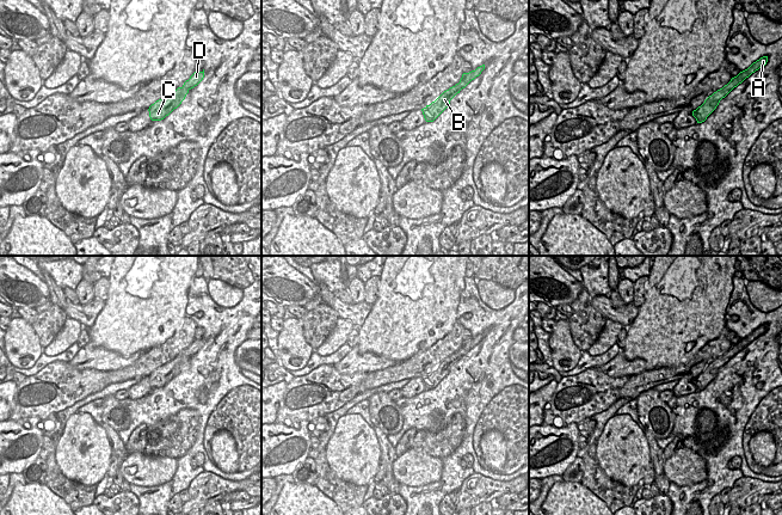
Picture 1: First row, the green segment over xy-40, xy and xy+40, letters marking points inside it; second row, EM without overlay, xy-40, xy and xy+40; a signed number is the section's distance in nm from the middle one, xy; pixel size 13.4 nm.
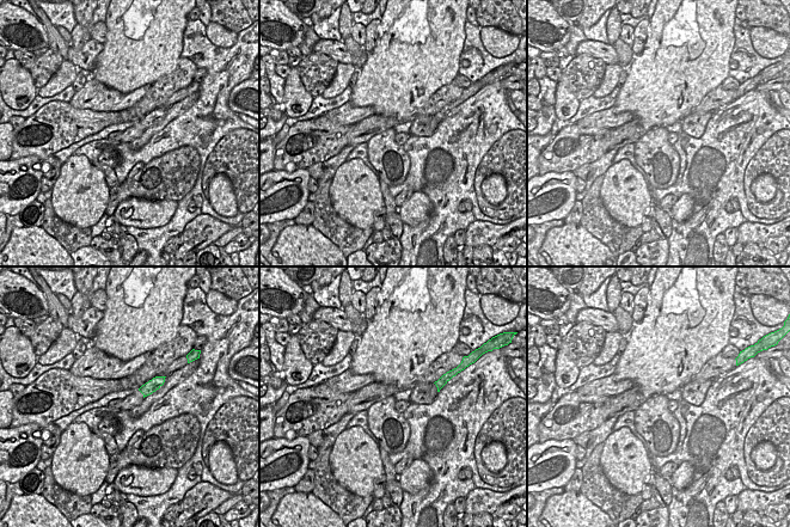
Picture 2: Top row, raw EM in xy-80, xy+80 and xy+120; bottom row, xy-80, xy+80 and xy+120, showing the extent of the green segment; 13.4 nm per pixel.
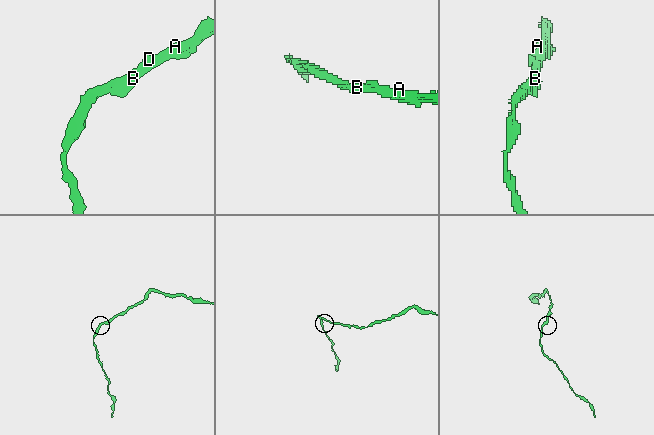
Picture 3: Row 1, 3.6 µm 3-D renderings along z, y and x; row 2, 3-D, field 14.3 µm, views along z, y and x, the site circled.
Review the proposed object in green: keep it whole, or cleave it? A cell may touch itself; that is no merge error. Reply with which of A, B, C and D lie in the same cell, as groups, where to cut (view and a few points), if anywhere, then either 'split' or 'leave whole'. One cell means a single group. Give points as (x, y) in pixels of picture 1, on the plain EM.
A B C D | no cut | leave whole

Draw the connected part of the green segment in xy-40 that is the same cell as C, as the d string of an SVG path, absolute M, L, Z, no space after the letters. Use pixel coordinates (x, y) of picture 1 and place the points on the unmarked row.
M204 337L202 339L195 339L189 348L184 350L181 355L178 355L173 361L156 368L148 376L152 388L161 388L168 384L174 376L177 376L185 367L191 356L197 354L204 345Z

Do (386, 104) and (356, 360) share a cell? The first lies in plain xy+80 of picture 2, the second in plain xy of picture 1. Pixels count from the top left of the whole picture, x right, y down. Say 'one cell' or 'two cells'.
two cells

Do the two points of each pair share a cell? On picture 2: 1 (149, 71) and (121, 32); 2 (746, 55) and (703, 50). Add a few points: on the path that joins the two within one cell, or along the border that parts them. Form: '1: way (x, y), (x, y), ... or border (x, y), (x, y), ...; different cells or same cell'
1: way (141, 61), (138, 49), (130, 42); same cell
2: border (734, 26), (734, 47), (729, 57); different cells

